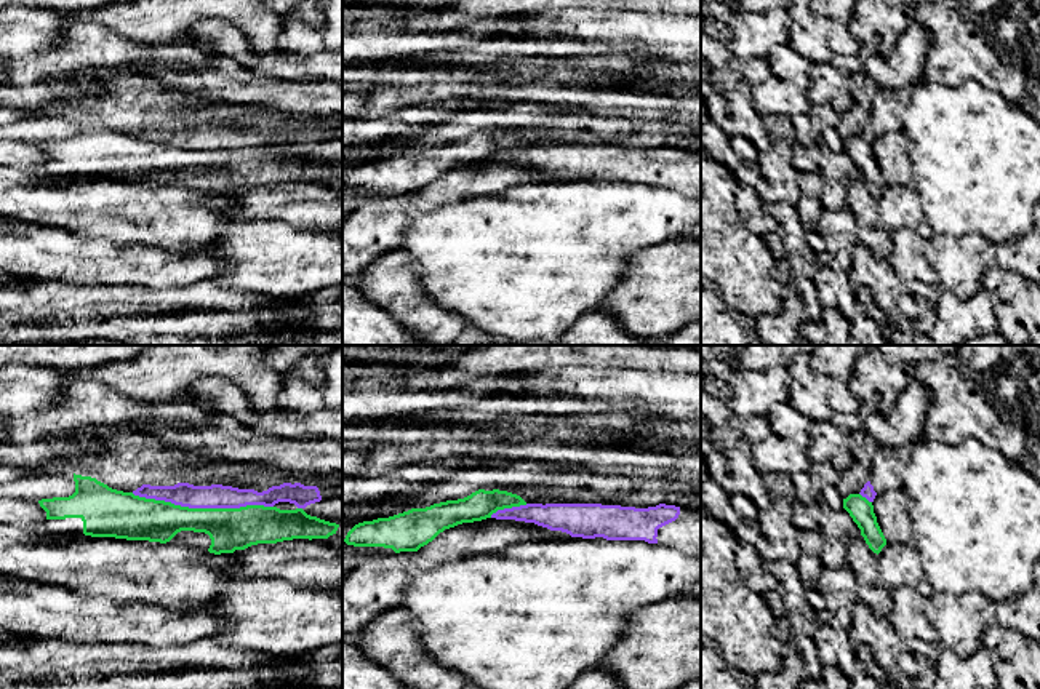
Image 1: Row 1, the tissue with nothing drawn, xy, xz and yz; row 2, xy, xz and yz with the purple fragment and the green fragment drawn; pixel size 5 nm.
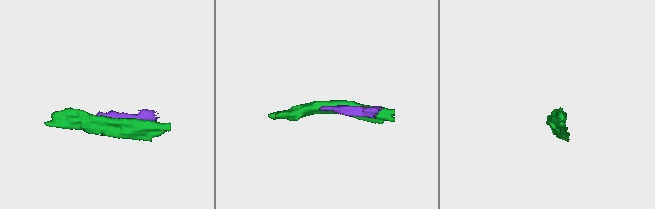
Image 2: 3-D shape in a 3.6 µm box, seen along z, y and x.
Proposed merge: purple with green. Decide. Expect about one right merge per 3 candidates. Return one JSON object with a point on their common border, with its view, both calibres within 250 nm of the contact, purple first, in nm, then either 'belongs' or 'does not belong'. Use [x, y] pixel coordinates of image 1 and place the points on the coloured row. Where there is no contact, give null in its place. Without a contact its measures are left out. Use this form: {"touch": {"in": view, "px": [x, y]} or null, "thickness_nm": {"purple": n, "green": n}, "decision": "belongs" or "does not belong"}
{"touch": {"in": "xy", "px": [202, 507]}, "thickness_nm": {"purple": 130, "green": 220}, "decision": "does not belong"}

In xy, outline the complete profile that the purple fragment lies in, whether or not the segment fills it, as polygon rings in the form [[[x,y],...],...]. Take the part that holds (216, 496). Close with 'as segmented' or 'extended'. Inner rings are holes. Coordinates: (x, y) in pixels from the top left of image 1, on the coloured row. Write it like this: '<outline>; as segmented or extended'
[[[226,464],[213,470],[211,483],[211,486],[194,486],[189,483],[178,483],[174,486],[142,484],[133,491],[133,494],[189,508],[240,508],[246,505],[274,507],[278,502],[290,502],[298,508],[306,508],[322,499],[342,496],[342,491],[338,488],[304,486],[301,483],[283,483],[280,486],[272,486],[267,491],[261,491],[254,484],[246,489],[238,489],[240,478]]]; extended

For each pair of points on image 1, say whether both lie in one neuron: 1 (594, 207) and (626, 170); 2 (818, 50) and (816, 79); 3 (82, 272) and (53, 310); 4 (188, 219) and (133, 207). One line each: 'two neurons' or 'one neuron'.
1: two neurons
2: two neurons
3: two neurons
4: one neuron

